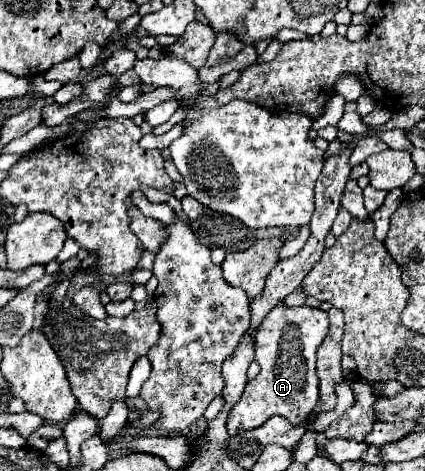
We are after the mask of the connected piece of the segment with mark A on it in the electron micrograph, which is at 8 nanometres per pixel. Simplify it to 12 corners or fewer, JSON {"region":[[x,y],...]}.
{"region":[[278,305],[256,331],[260,373],[232,435],[318,403],[322,309]]}

